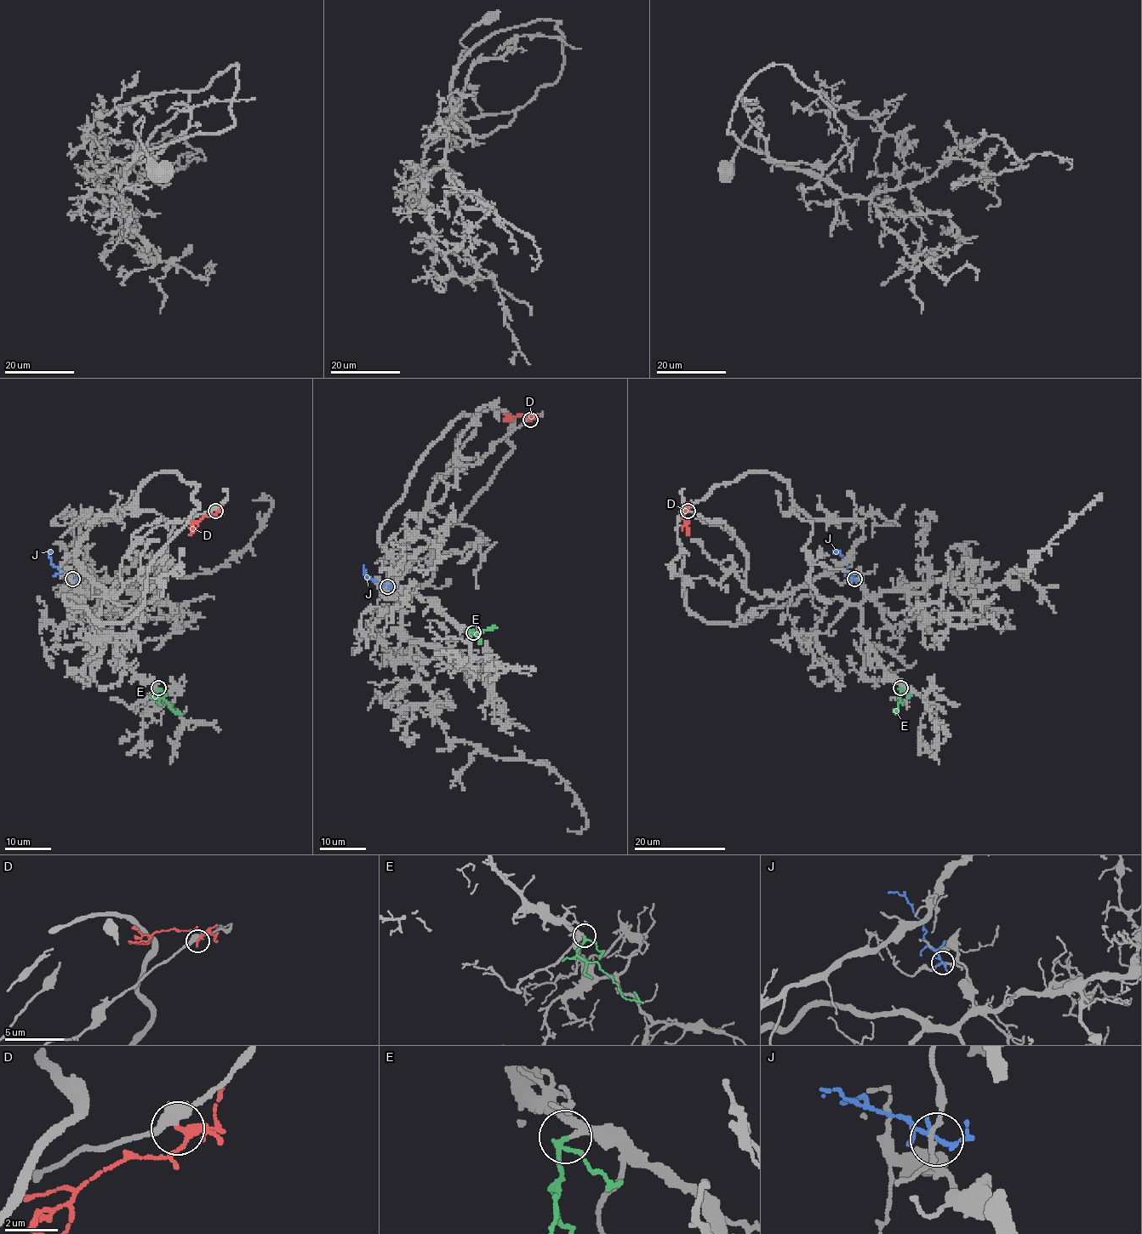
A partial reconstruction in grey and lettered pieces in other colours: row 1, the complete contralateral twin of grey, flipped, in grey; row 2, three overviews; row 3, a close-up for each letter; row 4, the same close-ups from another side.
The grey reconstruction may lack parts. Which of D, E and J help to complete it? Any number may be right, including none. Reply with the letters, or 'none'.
E

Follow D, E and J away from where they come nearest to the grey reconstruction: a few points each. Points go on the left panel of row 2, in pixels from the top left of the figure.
D: (215, 510), (214, 515), (205, 516), (188, 534)
E: (158, 688), (156, 694), (162, 698), (174, 711), (179, 711), (176, 710)
J: (72, 579), (52, 564), (49, 551)

